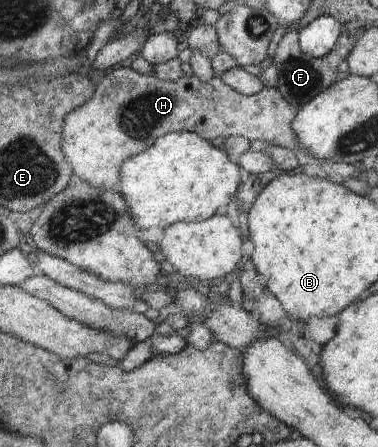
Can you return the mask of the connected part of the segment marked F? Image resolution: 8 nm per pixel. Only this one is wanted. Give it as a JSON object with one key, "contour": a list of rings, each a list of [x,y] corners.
{"contour":[[[341,24],[341,33],[333,46],[333,49],[320,58],[305,55],[298,46],[298,33],[287,31],[277,43],[275,53],[271,59],[275,71],[277,71],[276,88],[282,92],[283,99],[291,105],[300,108],[320,91],[327,89],[337,78],[340,77],[337,67],[347,55],[352,46],[349,38],[351,29],[348,24]]]}

